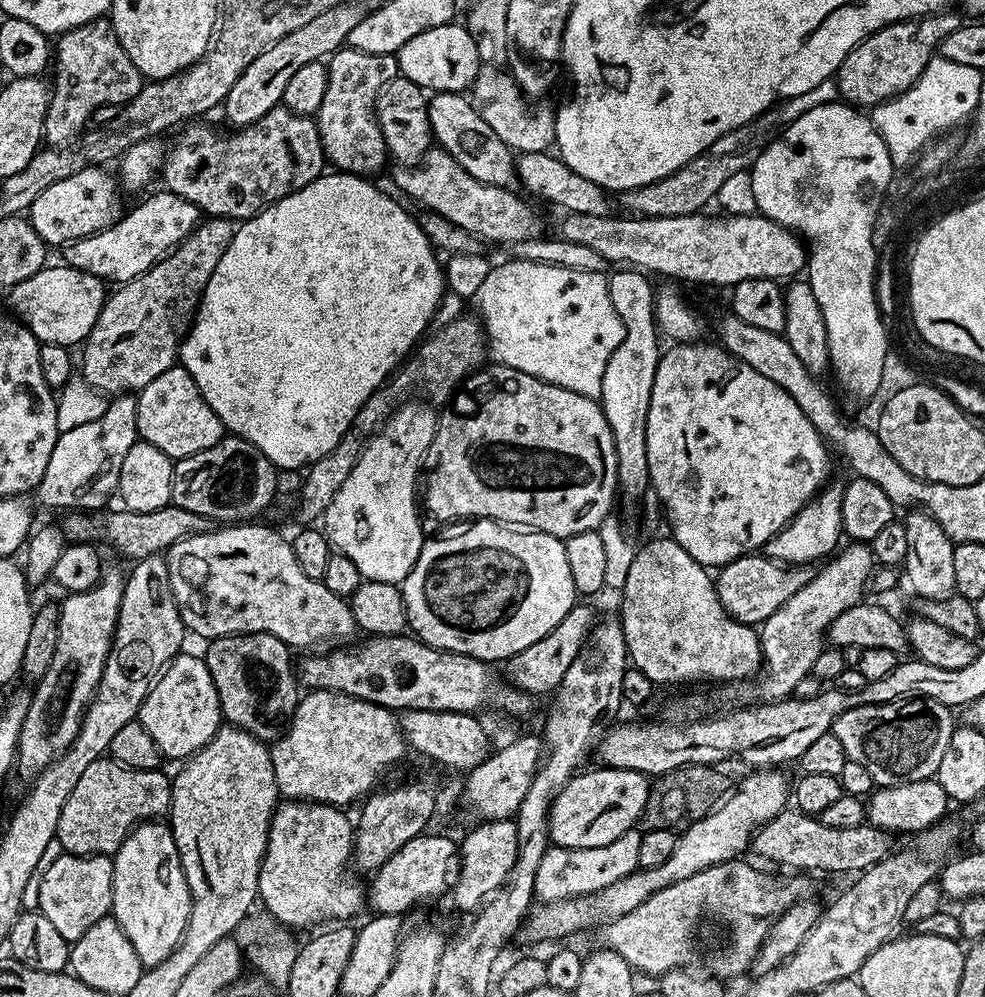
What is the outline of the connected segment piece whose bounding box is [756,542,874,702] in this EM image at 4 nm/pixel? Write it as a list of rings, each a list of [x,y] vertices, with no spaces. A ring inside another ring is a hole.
[[[852,542],[847,546],[849,548],[841,547],[823,565],[825,568],[821,572],[817,571],[812,580],[806,582],[806,586],[802,586],[794,598],[790,598],[790,602],[778,606],[778,610],[774,610],[774,614],[770,614],[770,618],[759,625],[763,665],[756,692],[761,701],[791,697],[798,682],[810,675],[814,661],[826,647],[826,633],[834,618],[865,599],[864,588],[866,592],[874,571],[872,549],[864,542]]]

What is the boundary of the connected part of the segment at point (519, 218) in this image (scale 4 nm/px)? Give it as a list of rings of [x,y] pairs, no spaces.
[[[439,146],[429,148],[419,164],[396,166],[392,180],[410,199],[417,200],[421,209],[437,212],[481,242],[489,240],[492,244],[509,246],[541,235],[535,210],[522,197],[515,196],[512,188],[478,182],[474,174],[466,174],[466,170]]]

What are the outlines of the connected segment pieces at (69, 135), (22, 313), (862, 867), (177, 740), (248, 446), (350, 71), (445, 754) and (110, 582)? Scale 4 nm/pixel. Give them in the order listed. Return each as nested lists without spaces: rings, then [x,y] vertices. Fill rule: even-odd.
[[[104,18],[63,33],[54,44],[54,68],[55,64],[56,84],[54,80],[50,88],[52,103],[44,123],[44,140],[52,146],[71,145],[89,127],[88,120],[90,124],[102,106],[127,104],[146,83],[138,66],[130,62],[126,50],[118,42],[111,23]]]
[[[45,266],[25,281],[18,282],[7,293],[8,300],[16,319],[25,324],[41,344],[80,346],[92,333],[94,322],[98,322],[98,314],[106,299],[106,284],[94,274],[59,267]]]
[[[785,810],[757,830],[750,848],[764,860],[773,860],[776,864],[792,868],[788,870],[803,870],[808,874],[816,871],[859,874],[892,855],[892,840],[893,833],[884,832],[867,822],[850,826],[850,830],[838,830],[834,826],[826,826],[817,817],[808,816],[805,812]]]
[[[181,654],[172,659],[146,694],[138,719],[142,726],[146,726],[150,738],[154,738],[161,757],[168,759],[169,756],[183,762],[202,750],[222,726],[218,690],[203,655]]]
[[[225,435],[210,450],[202,450],[198,454],[190,454],[186,458],[175,461],[172,466],[172,503],[182,506],[182,510],[190,510],[194,514],[202,514],[214,522],[248,522],[259,512],[268,508],[268,503],[276,496],[276,476],[278,469],[248,440],[241,436]]]
[[[345,46],[339,52],[332,53],[327,66],[326,95],[314,117],[320,131],[325,161],[341,172],[371,177],[371,172],[378,171],[390,160],[384,134],[376,120],[376,95],[382,85],[398,74],[395,55],[366,54],[357,48]]]
[[[407,710],[399,717],[407,747],[448,768],[467,773],[481,764],[490,754],[488,736],[475,715],[467,712],[435,712],[434,710]]]
[[[105,571],[96,587],[65,595],[60,604],[58,646],[46,674],[35,685],[18,749],[19,767],[44,769],[78,738],[88,703],[96,697],[102,670],[112,652],[125,577]]]

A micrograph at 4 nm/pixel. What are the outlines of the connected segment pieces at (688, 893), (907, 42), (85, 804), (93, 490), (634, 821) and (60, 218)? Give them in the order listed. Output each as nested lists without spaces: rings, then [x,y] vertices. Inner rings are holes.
[[[737,858],[715,864],[650,894],[650,898],[646,898],[625,916],[603,925],[603,943],[620,954],[637,973],[645,972],[652,978],[659,978],[677,963],[676,951],[679,948],[689,948],[696,956],[713,956],[716,961],[712,968],[716,972],[725,972],[728,976],[742,975],[747,968],[753,967],[760,946],[768,936],[770,922],[775,921],[790,906],[813,895],[812,884],[808,881],[811,879],[807,875],[792,874],[789,880],[775,880],[746,861]]]
[[[945,10],[930,16],[899,20],[870,34],[850,50],[836,71],[834,79],[839,95],[857,109],[871,110],[877,104],[902,94],[918,80],[922,70],[926,70],[932,57],[937,55],[942,38],[954,34],[961,23],[961,17],[956,17],[952,10]]]
[[[101,758],[90,762],[90,766],[86,766],[86,771],[82,773],[82,778],[78,778],[78,783],[74,785],[74,790],[70,790],[70,798],[66,798],[66,806],[62,806],[62,818],[58,818],[58,830],[56,831],[55,843],[61,844],[63,851],[69,856],[112,856],[122,846],[122,842],[128,835],[132,833],[132,829],[137,824],[145,823],[149,820],[154,820],[164,815],[171,809],[172,806],[172,782],[166,775],[163,776],[163,771],[157,770],[155,772],[143,772],[142,770],[134,770],[128,768],[124,764],[119,764],[116,760],[111,758]]]
[[[116,394],[108,400],[108,409],[106,414],[102,414],[100,418],[88,422],[86,425],[77,426],[74,430],[66,430],[61,432],[56,438],[56,445],[54,446],[54,454],[50,454],[50,462],[46,462],[46,474],[42,474],[40,484],[34,490],[34,496],[37,496],[42,503],[48,508],[64,508],[63,510],[100,510],[108,499],[117,495],[120,487],[120,471],[122,470],[122,462],[126,458],[126,453],[130,451],[130,446],[134,446],[138,442],[138,433],[136,431],[136,396],[132,394]]]
[[[596,766],[593,772],[581,771],[572,777],[571,782],[554,798],[548,811],[548,839],[558,847],[596,847],[609,845],[626,831],[637,827],[638,821],[644,815],[646,798],[650,787],[649,777],[634,770],[621,768],[606,768]]]
[[[104,166],[83,168],[78,174],[70,174],[70,178],[62,178],[62,182],[54,182],[54,186],[42,190],[42,194],[34,198],[26,216],[48,246],[71,244],[73,240],[101,232],[121,219],[121,189],[117,177],[113,173],[111,176],[108,170]]]

